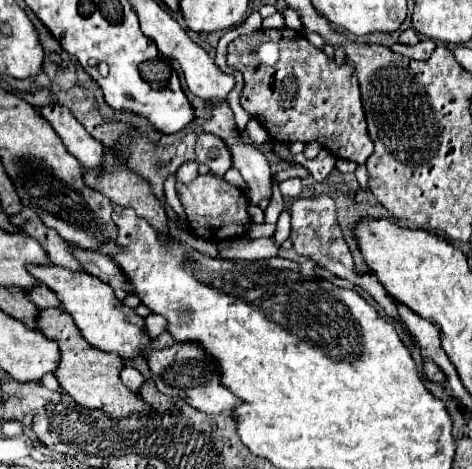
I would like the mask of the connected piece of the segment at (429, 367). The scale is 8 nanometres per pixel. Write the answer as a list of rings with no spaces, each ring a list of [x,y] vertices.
[[[424,360],[424,372],[426,372],[428,380],[432,380],[432,382],[444,382],[444,380],[446,380],[444,372],[442,372],[442,370],[438,368],[438,364],[434,364],[432,360]]]

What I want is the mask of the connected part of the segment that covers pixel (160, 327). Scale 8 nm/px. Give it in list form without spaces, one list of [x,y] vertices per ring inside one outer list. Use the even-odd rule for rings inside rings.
[[[150,314],[146,318],[146,332],[148,332],[148,336],[158,338],[162,332],[166,332],[166,320],[158,314]]]

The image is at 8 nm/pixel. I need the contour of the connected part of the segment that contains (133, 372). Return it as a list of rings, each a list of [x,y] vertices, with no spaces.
[[[124,366],[120,378],[122,378],[122,382],[124,382],[132,392],[136,392],[136,394],[140,392],[140,388],[142,388],[142,384],[144,384],[144,376],[142,376],[136,368],[132,368],[132,366]]]

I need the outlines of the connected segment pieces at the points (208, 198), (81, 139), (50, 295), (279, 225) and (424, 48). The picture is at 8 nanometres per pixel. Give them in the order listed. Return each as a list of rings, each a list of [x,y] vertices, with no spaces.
[[[204,174],[198,176],[192,184],[176,186],[180,202],[184,206],[184,212],[188,216],[188,224],[192,228],[192,232],[204,240],[210,242],[222,242],[228,238],[238,238],[244,236],[250,228],[250,218],[248,218],[248,200],[246,194],[242,190],[238,190],[236,186],[232,186],[230,182],[226,182],[220,176],[212,176],[212,174]]]
[[[46,106],[40,114],[50,122],[56,134],[62,138],[66,150],[80,160],[84,168],[102,168],[104,146],[94,140],[86,128],[62,106]]]
[[[44,284],[38,286],[38,288],[32,288],[28,292],[30,300],[40,308],[40,310],[46,310],[46,308],[62,308],[62,304],[58,304],[58,296],[54,296],[54,292],[50,292]]]
[[[282,212],[276,222],[276,232],[272,240],[276,246],[280,246],[284,240],[288,240],[288,236],[290,236],[290,212]]]
[[[422,40],[414,46],[406,46],[406,44],[392,44],[390,46],[396,54],[402,54],[406,58],[412,58],[412,60],[428,60],[432,50],[436,48],[436,42],[434,40]]]

